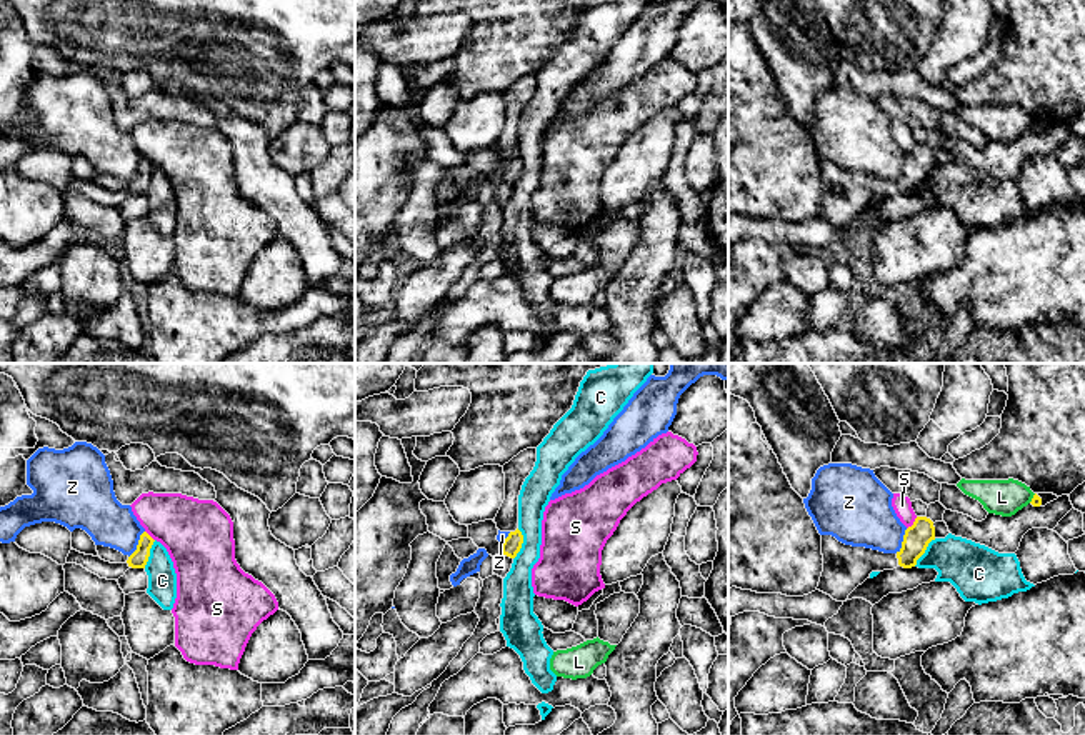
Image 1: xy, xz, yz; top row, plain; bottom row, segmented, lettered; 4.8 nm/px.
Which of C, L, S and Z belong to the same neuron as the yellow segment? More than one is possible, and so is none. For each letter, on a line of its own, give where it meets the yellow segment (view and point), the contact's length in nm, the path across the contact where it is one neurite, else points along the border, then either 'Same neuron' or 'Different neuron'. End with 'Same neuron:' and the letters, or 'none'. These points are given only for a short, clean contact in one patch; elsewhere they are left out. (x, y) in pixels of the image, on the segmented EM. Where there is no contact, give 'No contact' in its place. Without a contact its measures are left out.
C: Touches yellow at xz (522, 542). Shared border 150 nm. Boundary: xz (519, 529), (522, 547), (514, 559). Different neuron
L: Touches yellow at yz (1032, 499). Shared border 60 nm. Boundary: yz (1035, 494), (1029, 502). Different neuron
S: Touches yellow at yz (914, 524). Shared border 80 nm. Boundary: yz (917, 517), (907, 529). Different neuron
Z: Touches yellow at xy (139, 544). Shared border 150 nm. Boundary: xy (144, 530), (137, 549), (129, 557). Different neuron
Same neuron: none

